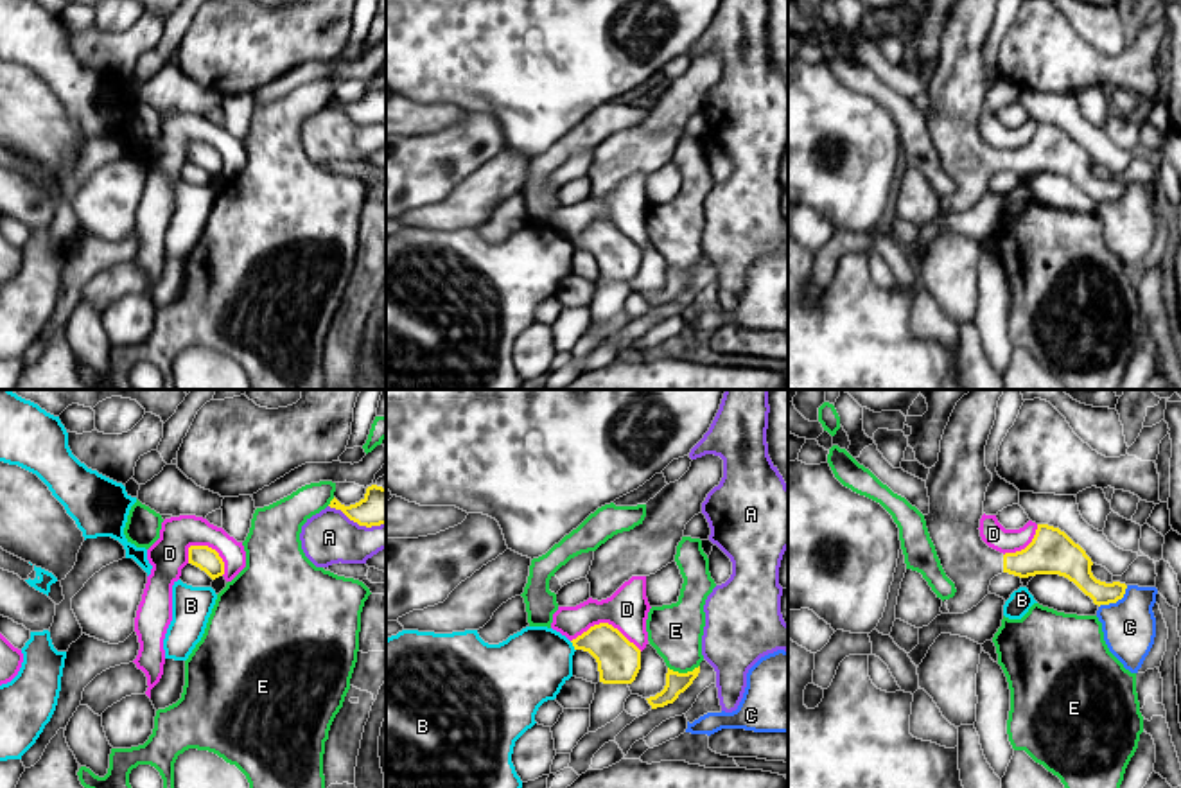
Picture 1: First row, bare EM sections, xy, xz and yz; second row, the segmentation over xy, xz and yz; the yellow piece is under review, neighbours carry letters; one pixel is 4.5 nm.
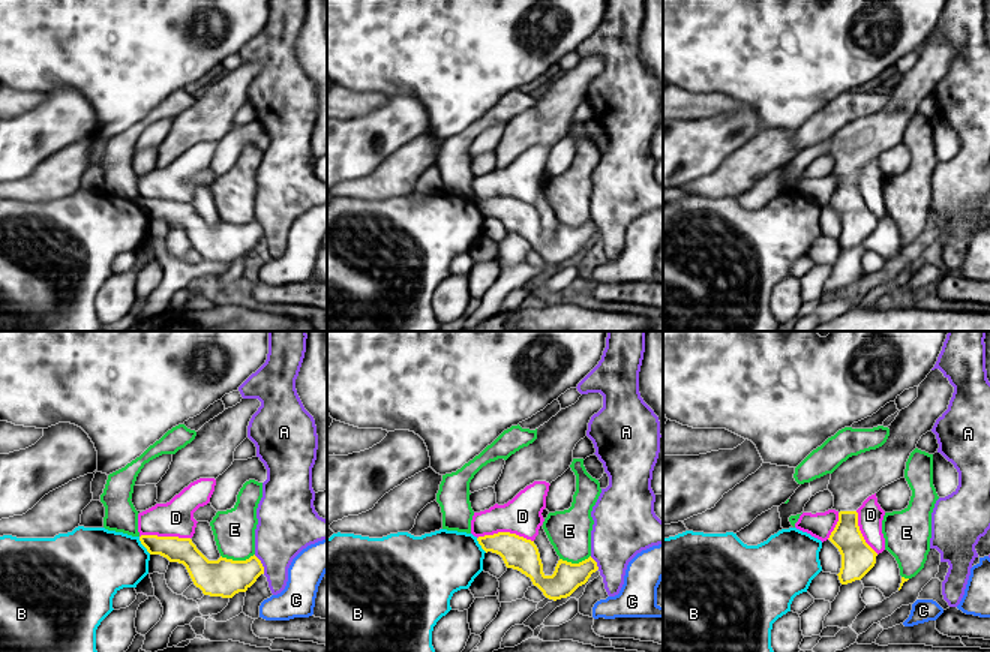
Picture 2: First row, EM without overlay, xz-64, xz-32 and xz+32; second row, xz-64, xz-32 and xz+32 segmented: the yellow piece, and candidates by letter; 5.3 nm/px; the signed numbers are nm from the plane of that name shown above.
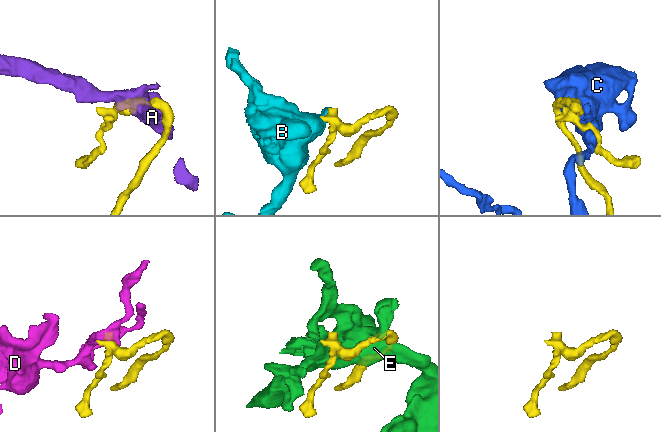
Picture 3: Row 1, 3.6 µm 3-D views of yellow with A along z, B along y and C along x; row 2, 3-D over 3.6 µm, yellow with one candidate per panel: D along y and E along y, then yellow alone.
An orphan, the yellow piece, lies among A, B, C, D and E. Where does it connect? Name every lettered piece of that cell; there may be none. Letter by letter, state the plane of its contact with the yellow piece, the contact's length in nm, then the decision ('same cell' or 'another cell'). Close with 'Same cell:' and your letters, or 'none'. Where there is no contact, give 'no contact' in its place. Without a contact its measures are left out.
A: meets yellow in xy; contact 280 nm long; another cell
B: meets yellow in xz; contact 50 nm long; another cell
C: meets yellow in yz; contact 170 nm long; another cell
D: meets yellow in xz; contact 320 nm long; another cell
E: meets yellow in xz; contact 140 nm long; another cell
Same cell: none

